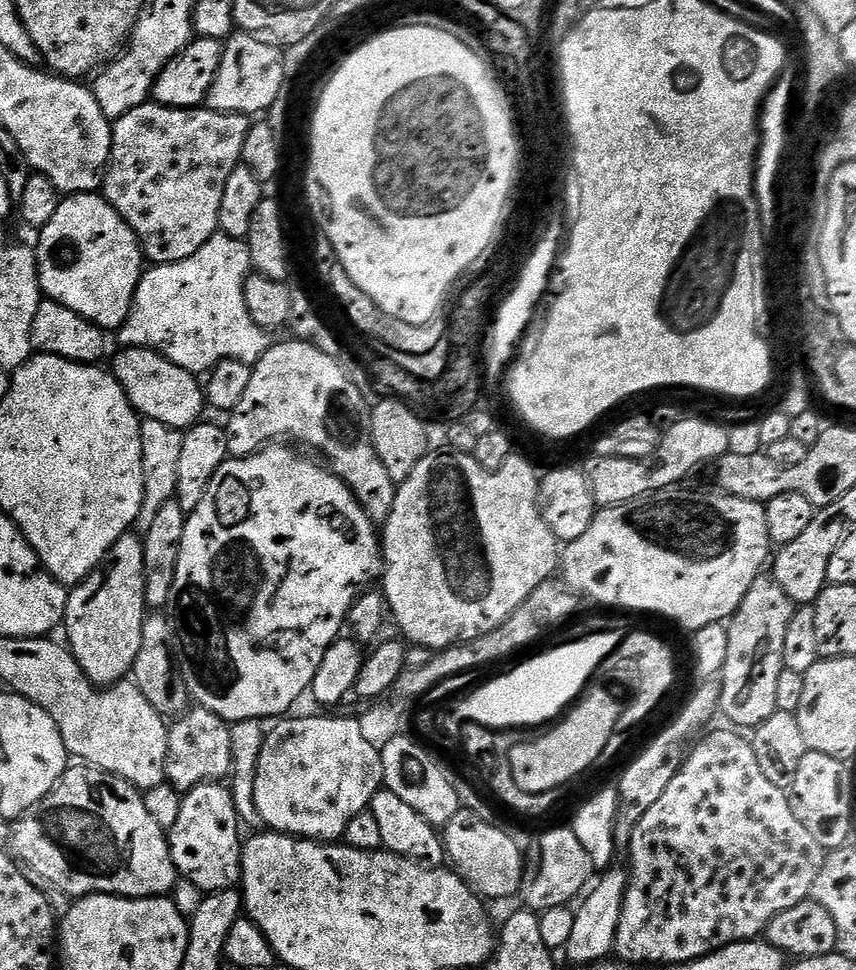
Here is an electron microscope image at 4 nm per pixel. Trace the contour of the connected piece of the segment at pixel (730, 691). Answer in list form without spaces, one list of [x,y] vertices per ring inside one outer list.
[[[762,574],[752,583],[746,598],[738,606],[738,610],[727,621],[728,645],[726,646],[726,666],[718,677],[720,685],[719,711],[729,720],[729,725],[740,730],[755,730],[770,714],[776,711],[776,694],[778,687],[778,674],[784,669],[784,655],[782,649],[786,643],[786,626],[790,622],[794,605],[791,598],[778,586],[771,575]]]

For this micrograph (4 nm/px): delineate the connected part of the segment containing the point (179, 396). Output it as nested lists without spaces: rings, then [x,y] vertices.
[[[125,348],[112,360],[112,377],[120,383],[132,409],[145,421],[169,430],[187,430],[206,412],[206,392],[197,373],[182,370],[152,348]]]

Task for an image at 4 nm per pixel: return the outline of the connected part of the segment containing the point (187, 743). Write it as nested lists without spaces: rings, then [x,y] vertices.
[[[199,706],[173,719],[168,729],[164,771],[167,783],[177,788],[180,793],[187,794],[191,788],[196,788],[199,784],[223,781],[232,771],[231,733],[229,721]]]

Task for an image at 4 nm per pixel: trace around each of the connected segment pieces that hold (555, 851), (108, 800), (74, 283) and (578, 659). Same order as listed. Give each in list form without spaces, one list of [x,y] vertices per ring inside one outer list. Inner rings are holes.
[[[571,827],[552,828],[540,840],[540,869],[527,877],[522,889],[523,907],[539,914],[554,906],[571,905],[589,887],[588,875],[593,875],[593,872],[590,854],[582,850],[582,844],[572,833]]]
[[[69,766],[60,781],[31,808],[26,815],[11,825],[13,857],[28,872],[42,874],[46,882],[54,882],[58,890],[66,890],[73,898],[81,896],[130,896],[151,898],[168,896],[178,883],[178,873],[168,849],[166,830],[154,822],[141,789],[115,776],[91,766]]]
[[[78,192],[63,197],[54,210],[54,218],[39,229],[40,241],[34,244],[36,269],[40,275],[40,290],[47,299],[56,300],[62,306],[74,310],[91,324],[105,330],[119,330],[128,320],[136,287],[146,268],[146,257],[140,246],[140,238],[110,206],[103,195],[96,192]]]
[[[596,632],[573,644],[552,648],[518,665],[513,672],[498,677],[492,684],[496,691],[495,727],[500,730],[521,730],[527,724],[547,725],[555,721],[589,687],[588,679],[595,674],[596,667],[620,647],[621,639],[621,633]]]

